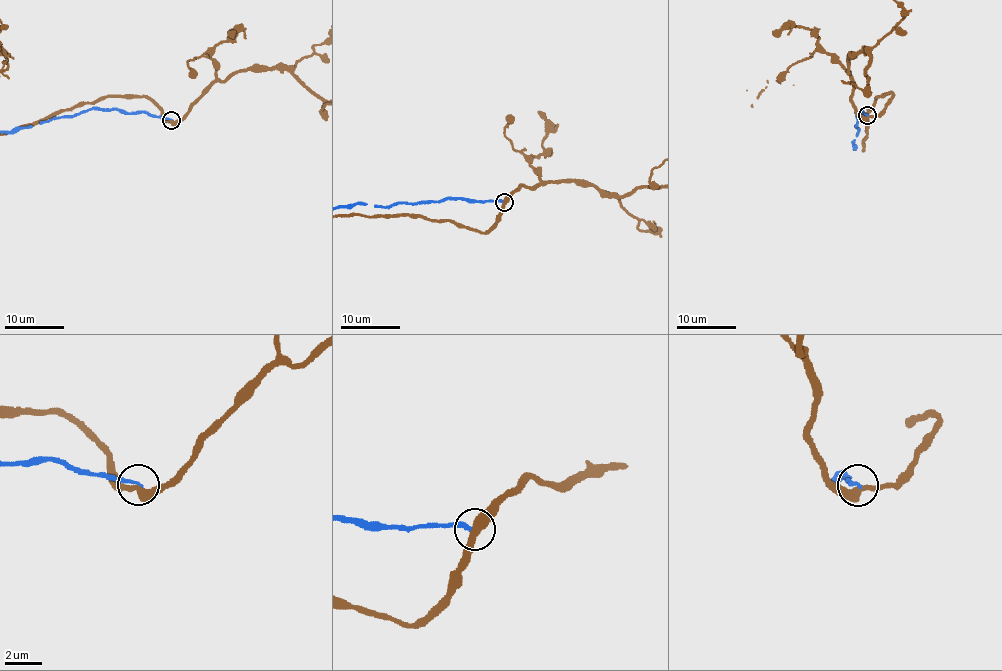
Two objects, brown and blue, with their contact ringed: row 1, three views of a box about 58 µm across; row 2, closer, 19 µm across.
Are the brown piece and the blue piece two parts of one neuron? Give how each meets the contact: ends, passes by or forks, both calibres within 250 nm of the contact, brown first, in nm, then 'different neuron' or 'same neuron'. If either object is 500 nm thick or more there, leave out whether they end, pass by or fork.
brown passes by | blue ends | 360/200 nm | different neuron

